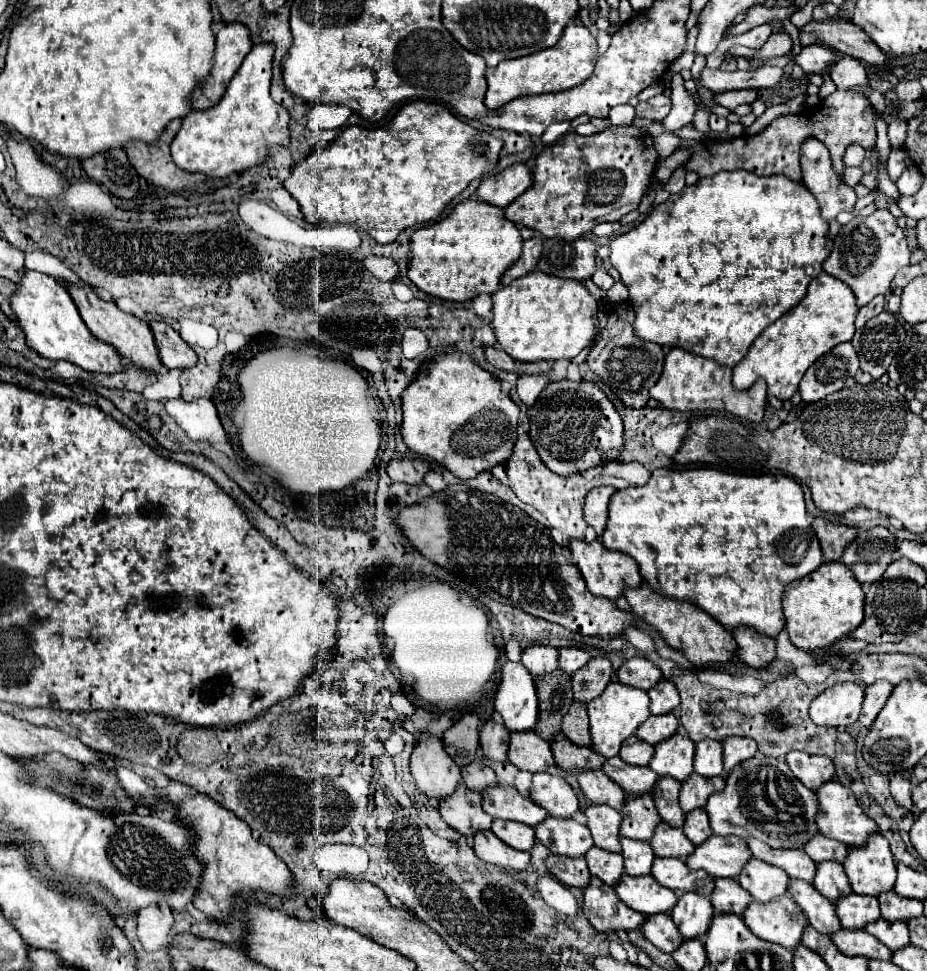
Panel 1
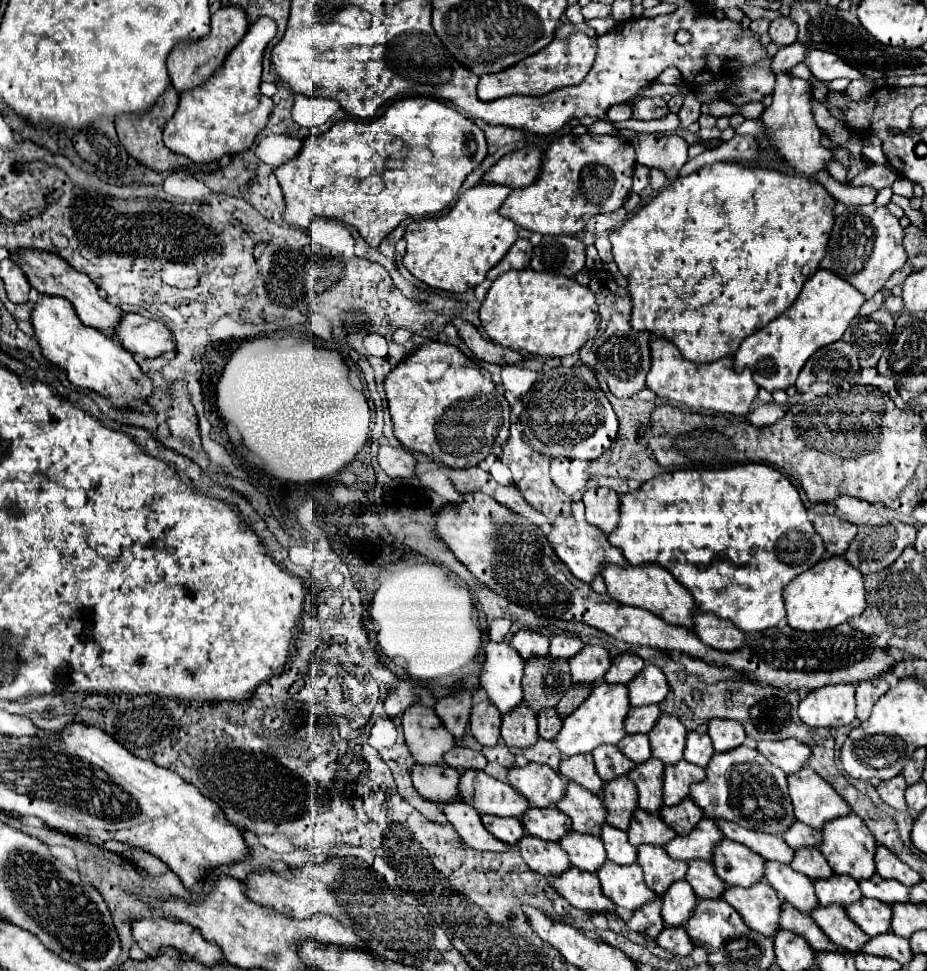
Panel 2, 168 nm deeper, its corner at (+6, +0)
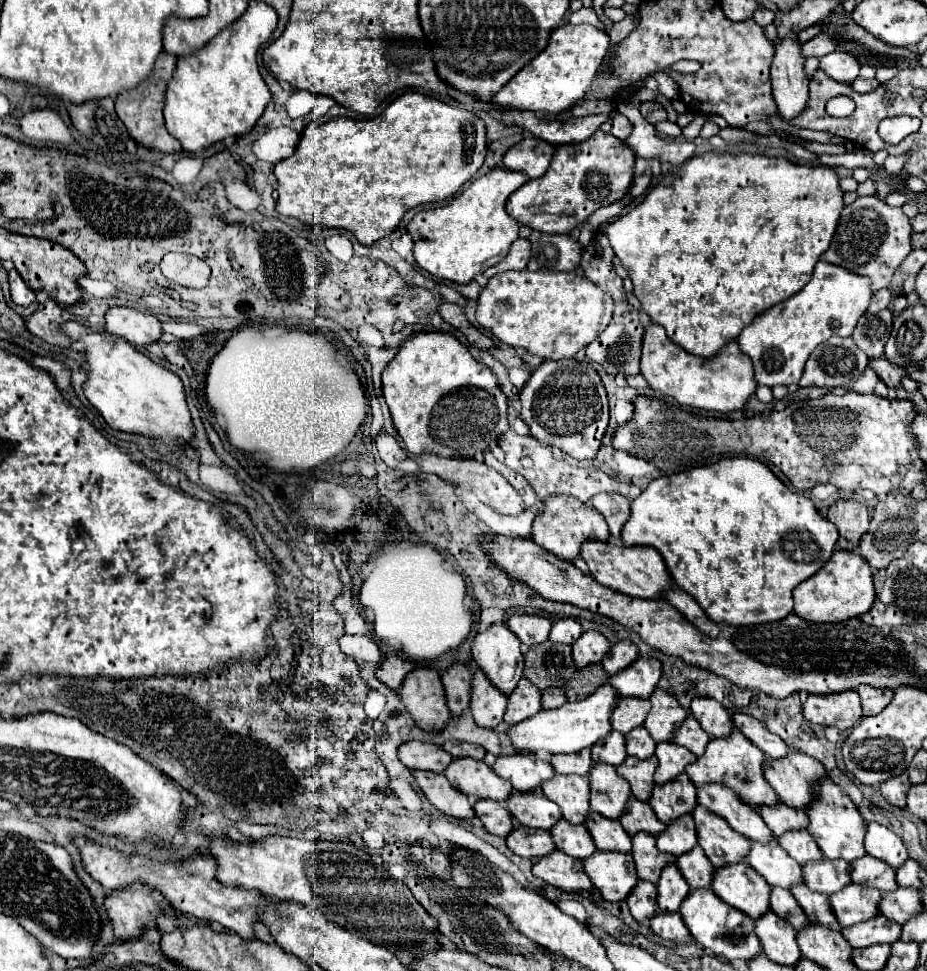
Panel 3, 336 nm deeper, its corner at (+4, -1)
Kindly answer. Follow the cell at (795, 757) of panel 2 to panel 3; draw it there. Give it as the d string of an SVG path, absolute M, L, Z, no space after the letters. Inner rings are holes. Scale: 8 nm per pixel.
M735 712L733 714L733 722L735 722L735 728L739 732L743 732L759 750L765 752L767 758L785 758L789 752L789 746L783 742L783 738L779 738L777 734L769 732L765 726L761 726L755 718L747 716L747 714L741 714L741 712Z

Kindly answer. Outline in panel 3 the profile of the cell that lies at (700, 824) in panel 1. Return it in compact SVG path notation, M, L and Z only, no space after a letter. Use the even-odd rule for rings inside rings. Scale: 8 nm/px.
M687 774L675 778L675 782L667 782L663 786L655 786L651 794L651 808L663 824L669 824L683 814L691 814L697 804L697 788L691 786Z

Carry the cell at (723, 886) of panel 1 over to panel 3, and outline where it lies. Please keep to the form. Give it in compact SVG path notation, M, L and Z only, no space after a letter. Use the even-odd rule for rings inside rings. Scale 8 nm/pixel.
M697 846L695 850L683 854L677 858L677 868L681 870L683 878L687 880L687 884L691 886L691 890L699 890L699 888L709 888L715 868L711 866L709 858L703 854L703 848Z

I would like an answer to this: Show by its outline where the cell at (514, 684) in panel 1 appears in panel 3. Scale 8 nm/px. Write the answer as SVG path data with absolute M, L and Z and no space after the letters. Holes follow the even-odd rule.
M489 626L473 640L473 660L503 694L511 694L523 676L521 642L503 626Z

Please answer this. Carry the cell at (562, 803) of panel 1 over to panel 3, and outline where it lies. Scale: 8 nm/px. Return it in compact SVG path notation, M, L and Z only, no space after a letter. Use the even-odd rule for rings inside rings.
M513 754L513 756L499 756L493 770L511 782L515 792L539 792L539 786L545 780L555 776L551 764L543 762L535 754Z

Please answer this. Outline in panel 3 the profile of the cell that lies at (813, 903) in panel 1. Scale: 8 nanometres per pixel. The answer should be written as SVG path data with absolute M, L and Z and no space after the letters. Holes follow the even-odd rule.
M751 842L751 854L747 856L747 864L757 870L771 886L779 886L791 890L803 884L803 870L793 860L787 858L787 852L781 846L755 846Z

